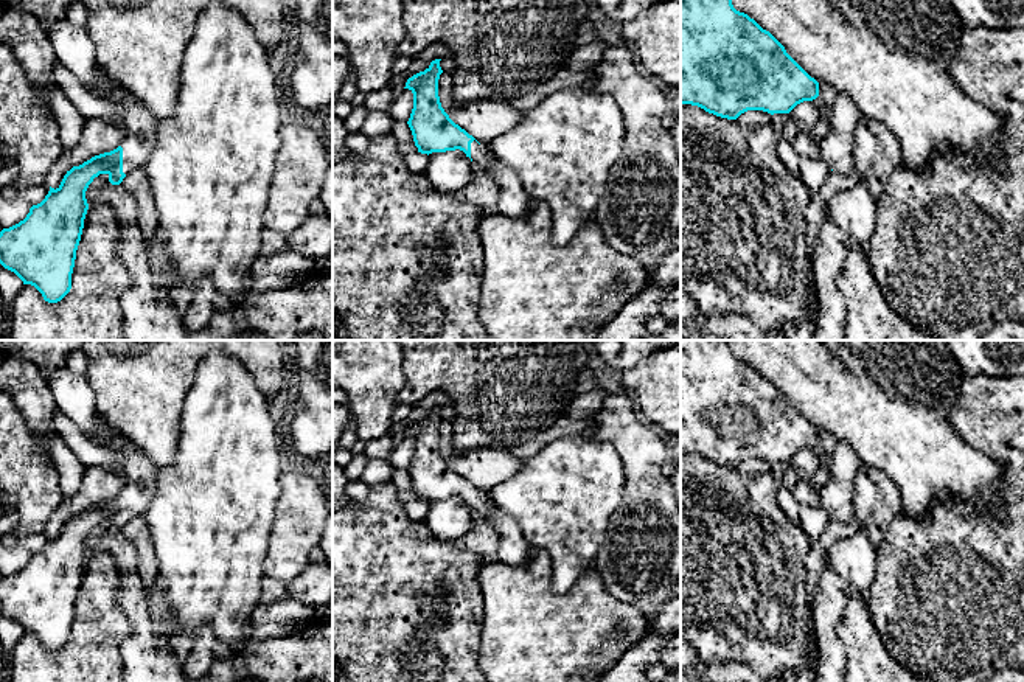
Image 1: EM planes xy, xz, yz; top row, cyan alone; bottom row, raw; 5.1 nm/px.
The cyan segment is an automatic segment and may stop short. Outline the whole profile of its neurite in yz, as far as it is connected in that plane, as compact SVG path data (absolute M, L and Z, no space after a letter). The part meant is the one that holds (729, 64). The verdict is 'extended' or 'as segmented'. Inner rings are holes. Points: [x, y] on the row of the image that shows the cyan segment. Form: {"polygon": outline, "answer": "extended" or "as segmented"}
{"polygon": "M681 0L681 104L691 104L721 118L737 120L747 110L763 110L771 115L789 113L797 104L819 96L819 82L811 78L785 50L785 47L747 14L733 8L732 0Z", "answer": "as segmented"}

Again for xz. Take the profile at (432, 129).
{"polygon": "M441 59L407 79L406 87L413 93L413 109L407 121L415 146L421 154L460 149L471 158L471 143L475 140L455 124L444 112L438 96L438 79L443 73Z", "answer": "as segmented"}

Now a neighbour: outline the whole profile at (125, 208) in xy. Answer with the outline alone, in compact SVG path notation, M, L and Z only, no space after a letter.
M99 174L85 191L89 207L106 204L121 225L117 245L118 258L126 264L132 284L123 292L123 332L127 340L188 340L182 314L171 303L171 291L162 286L152 269L146 242L137 225L135 199L123 188L112 185L109 174Z

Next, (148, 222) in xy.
M140 168L129 172L123 179L121 185L135 199L138 208L137 225L140 227L146 242L151 244L151 236L155 233L158 224L151 180L145 169Z

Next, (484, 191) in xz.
M482 166L474 168L472 180L461 190L454 191L454 197L461 202L471 202L485 213L493 213L499 199L500 186Z

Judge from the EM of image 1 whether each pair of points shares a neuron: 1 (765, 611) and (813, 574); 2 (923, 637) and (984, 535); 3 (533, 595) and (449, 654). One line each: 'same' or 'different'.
1: different
2: same
3: different

